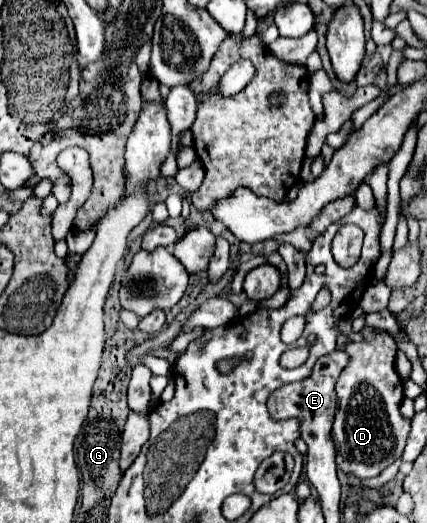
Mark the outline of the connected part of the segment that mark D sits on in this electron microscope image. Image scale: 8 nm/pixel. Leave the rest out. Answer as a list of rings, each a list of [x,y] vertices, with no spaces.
[[[363,330],[363,342],[351,342],[345,352],[351,356],[347,368],[337,380],[337,414],[333,422],[333,442],[337,448],[337,468],[347,476],[367,480],[379,476],[389,464],[401,458],[407,444],[411,422],[401,416],[403,380],[395,370],[397,344],[389,334]]]

